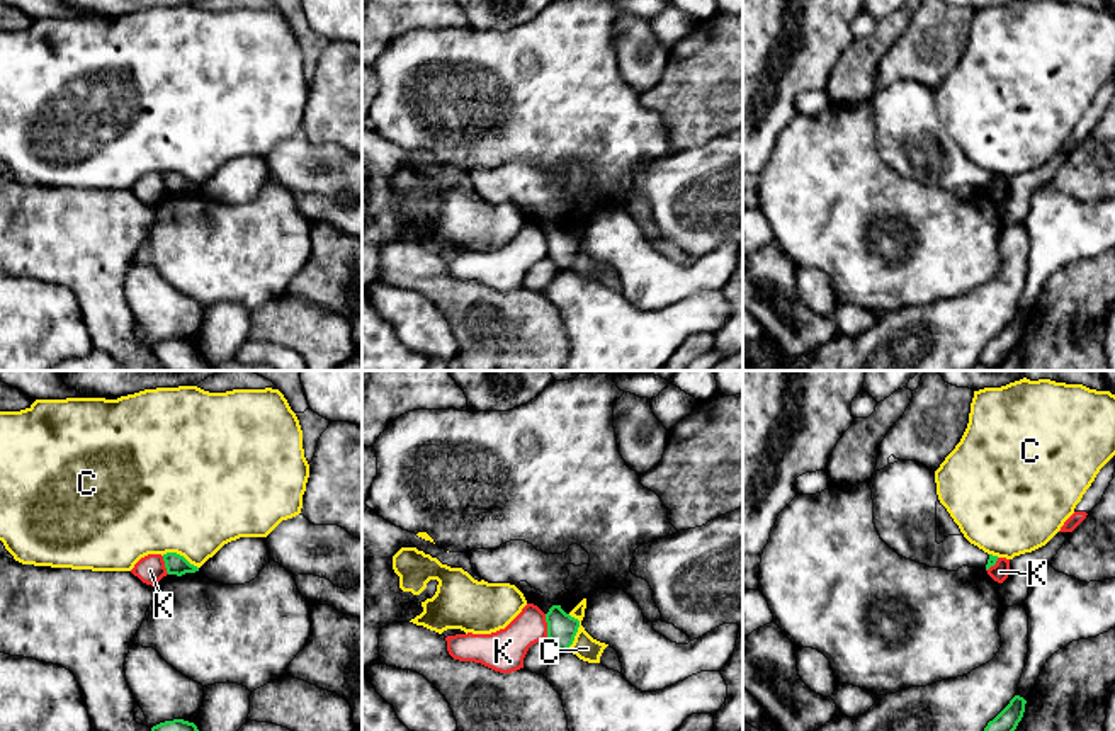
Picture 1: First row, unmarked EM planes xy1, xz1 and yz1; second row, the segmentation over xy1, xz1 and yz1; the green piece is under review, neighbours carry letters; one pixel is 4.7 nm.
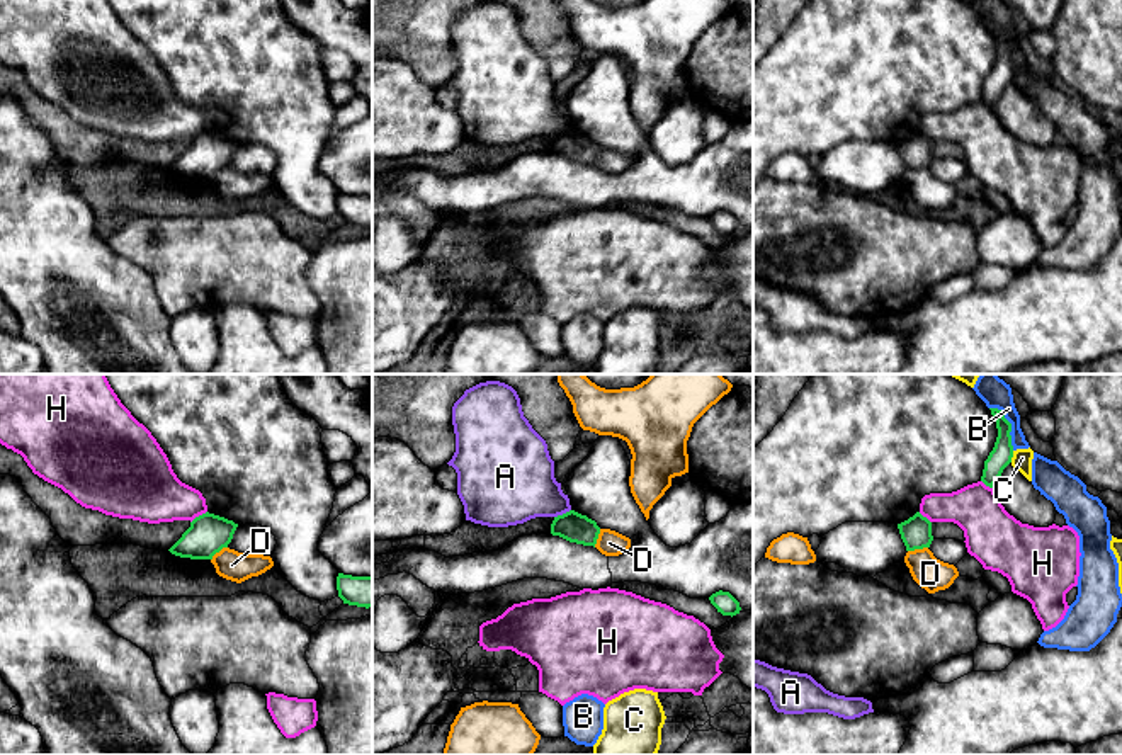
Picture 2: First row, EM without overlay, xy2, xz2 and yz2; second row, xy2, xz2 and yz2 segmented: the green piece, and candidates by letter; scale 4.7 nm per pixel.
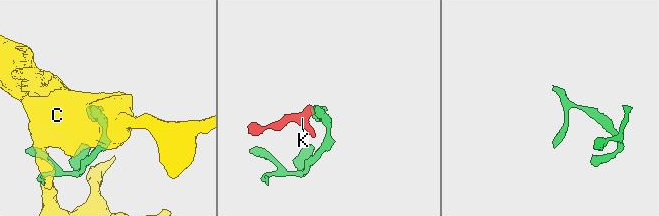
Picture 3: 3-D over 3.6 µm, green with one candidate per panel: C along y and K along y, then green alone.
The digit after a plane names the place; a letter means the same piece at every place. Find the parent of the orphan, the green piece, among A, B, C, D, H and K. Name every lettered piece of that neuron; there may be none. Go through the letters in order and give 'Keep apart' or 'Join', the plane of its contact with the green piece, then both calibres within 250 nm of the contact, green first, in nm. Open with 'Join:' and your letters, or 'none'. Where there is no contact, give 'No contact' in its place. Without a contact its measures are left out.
Join: none
A: Keep apart. Touches green in xz2. Thickness 140 nm (green) against 340 nm
B: Keep apart. Touches green in yz2. Thickness 100 nm (green) against 140 nm
C: Keep apart. Touches green in xz1. Thickness 140 nm (green) against 120 nm
D: Keep apart. Touches green in yz2. Thickness 140 nm (green) against 160 nm
H: Keep apart. Touches green in xy2. Thickness 190 nm (green) against 280 nm
K: Keep apart. Touches green in xz1. Thickness 140 nm (green) against 200 nm

